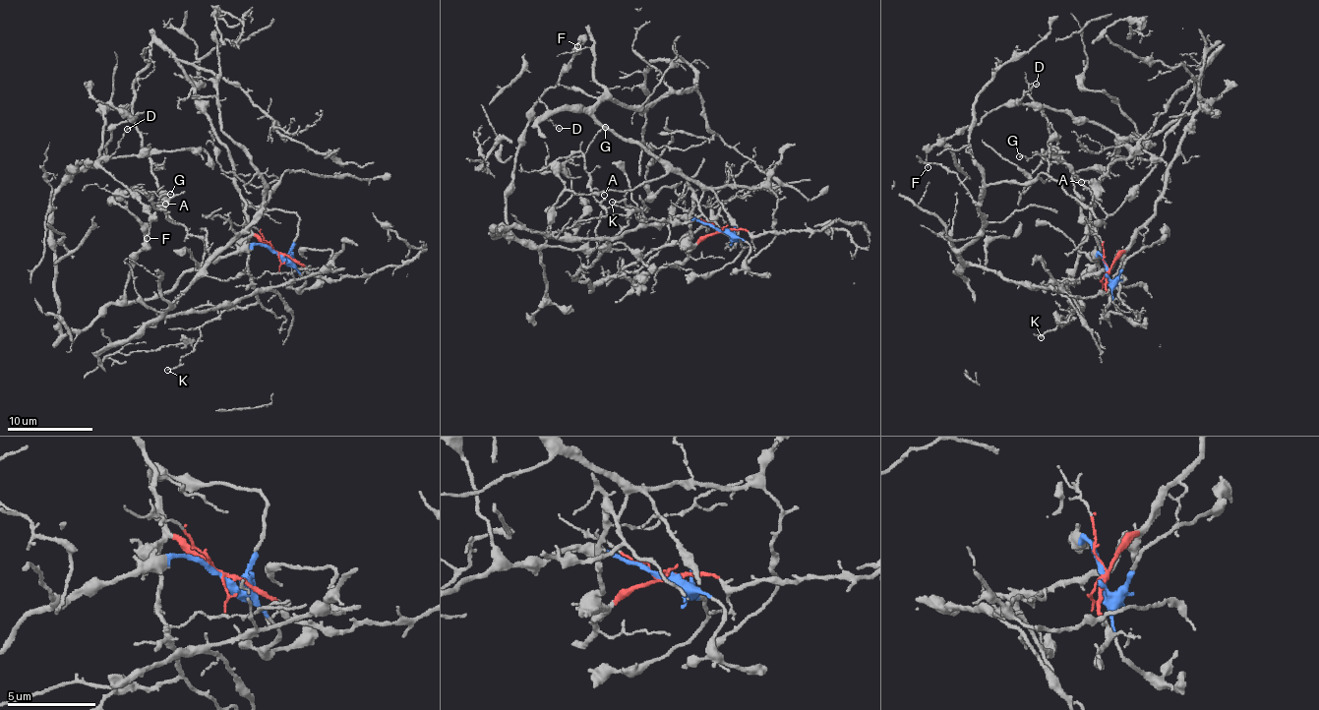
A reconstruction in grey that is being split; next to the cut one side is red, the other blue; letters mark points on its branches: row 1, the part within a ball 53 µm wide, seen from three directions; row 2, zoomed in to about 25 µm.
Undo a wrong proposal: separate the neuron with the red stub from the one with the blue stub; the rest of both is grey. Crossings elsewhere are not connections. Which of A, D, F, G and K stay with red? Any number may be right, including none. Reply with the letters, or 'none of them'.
A, K

